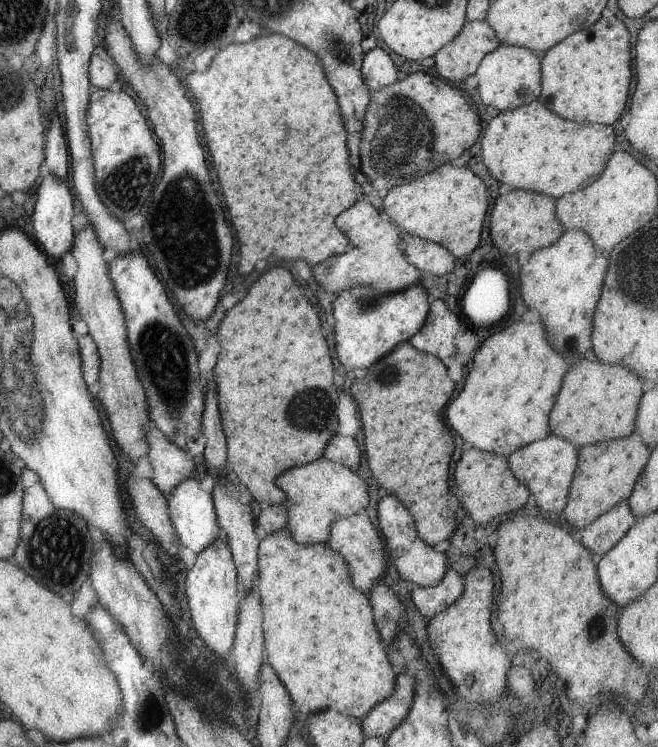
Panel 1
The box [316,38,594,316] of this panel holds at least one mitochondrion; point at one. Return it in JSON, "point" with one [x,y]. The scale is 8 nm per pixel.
{"point":[403,137]}

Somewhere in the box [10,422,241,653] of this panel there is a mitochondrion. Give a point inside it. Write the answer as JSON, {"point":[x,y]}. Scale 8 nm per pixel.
{"point":[59,537]}

